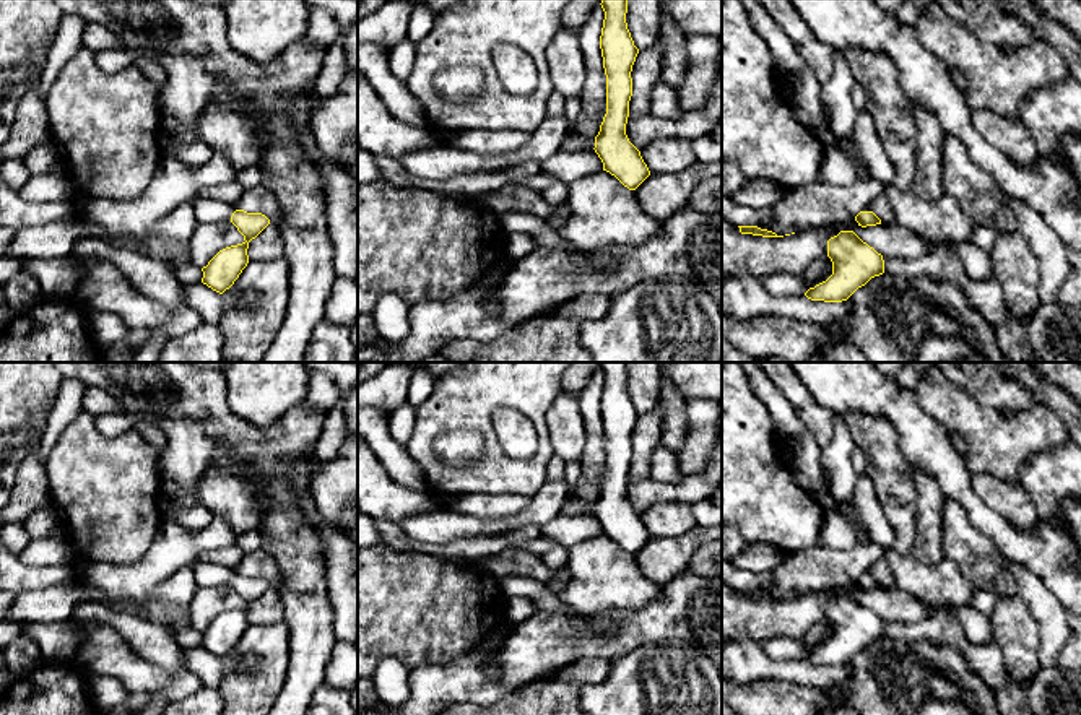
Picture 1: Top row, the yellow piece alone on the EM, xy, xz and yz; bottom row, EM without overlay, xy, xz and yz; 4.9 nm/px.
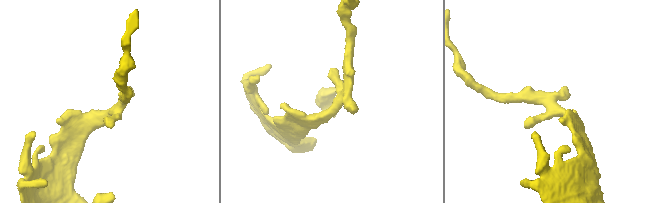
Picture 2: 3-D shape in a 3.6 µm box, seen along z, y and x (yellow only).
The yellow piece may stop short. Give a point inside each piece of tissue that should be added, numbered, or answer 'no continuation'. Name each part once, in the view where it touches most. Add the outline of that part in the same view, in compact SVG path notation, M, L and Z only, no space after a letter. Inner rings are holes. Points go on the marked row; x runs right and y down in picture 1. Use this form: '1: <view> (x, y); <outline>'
1: xy (205, 208); M195 197L190 200L190 203L200 223L205 223L208 219L231 221L231 216L236 211L234 206L211 198Z

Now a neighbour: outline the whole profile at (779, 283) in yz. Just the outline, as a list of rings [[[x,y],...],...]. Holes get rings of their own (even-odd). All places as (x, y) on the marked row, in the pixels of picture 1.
[[[774,273],[761,278],[761,284],[774,296],[803,294],[808,288],[800,275]]]

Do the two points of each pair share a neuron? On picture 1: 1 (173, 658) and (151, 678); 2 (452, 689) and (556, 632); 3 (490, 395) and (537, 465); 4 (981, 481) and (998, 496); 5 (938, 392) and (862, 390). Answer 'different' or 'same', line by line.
1: different
2: same
3: same
4: same
5: different

